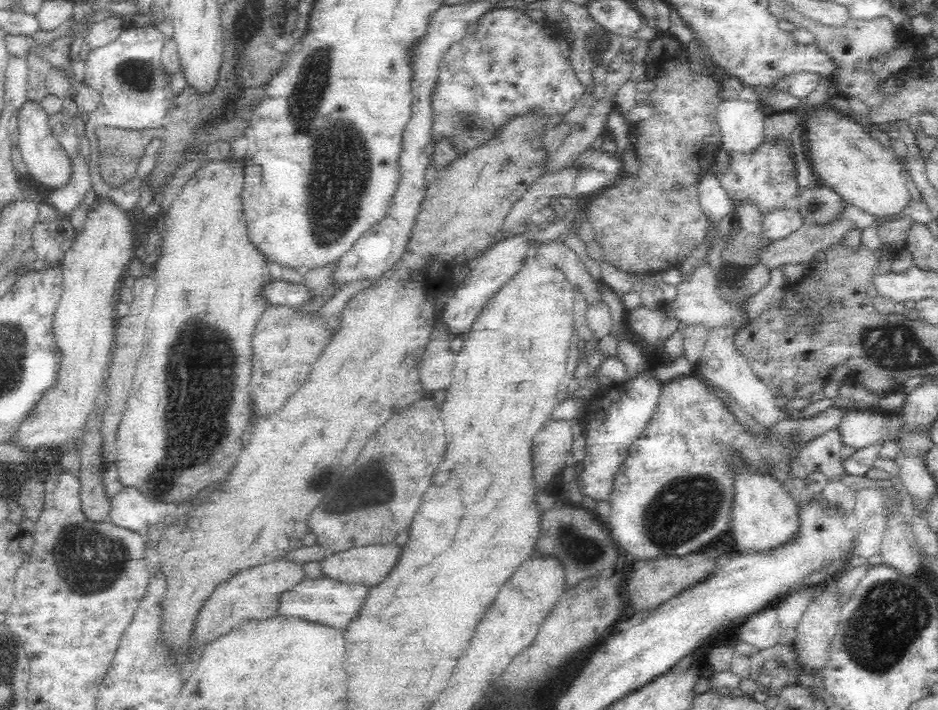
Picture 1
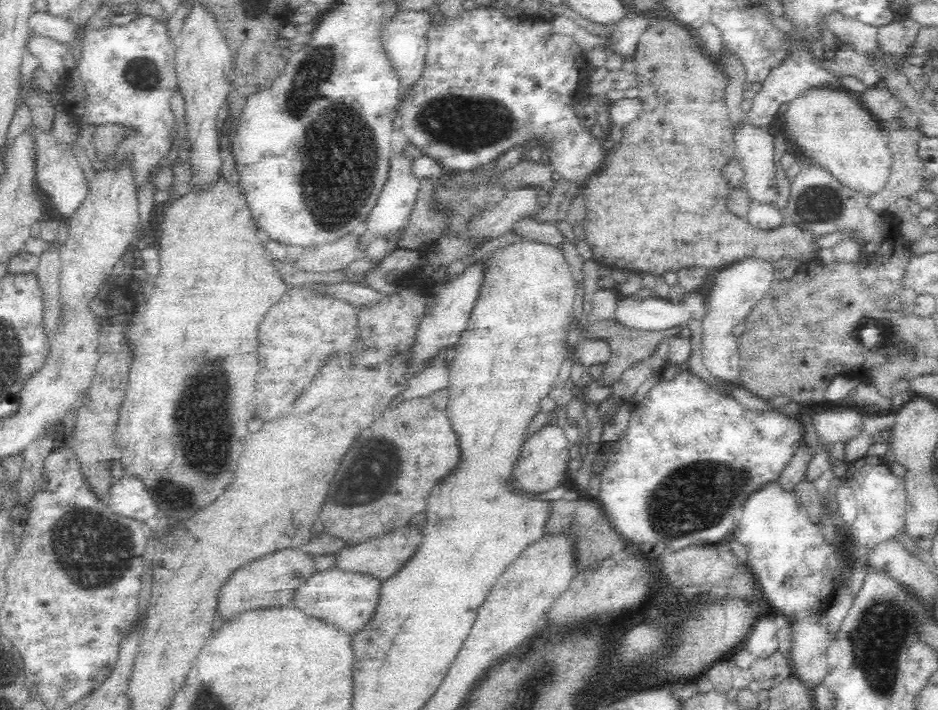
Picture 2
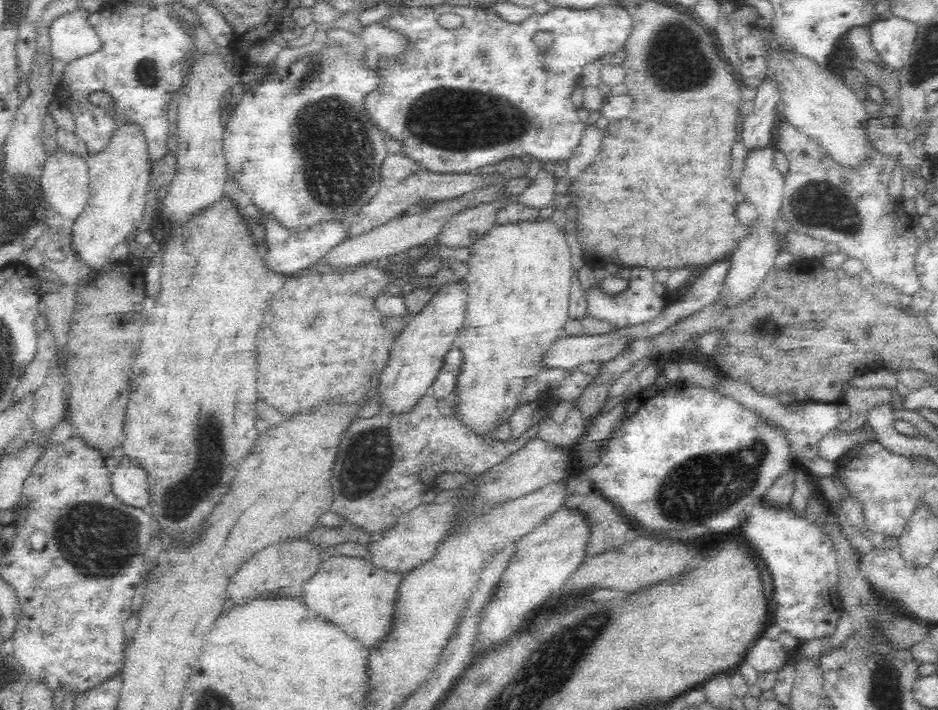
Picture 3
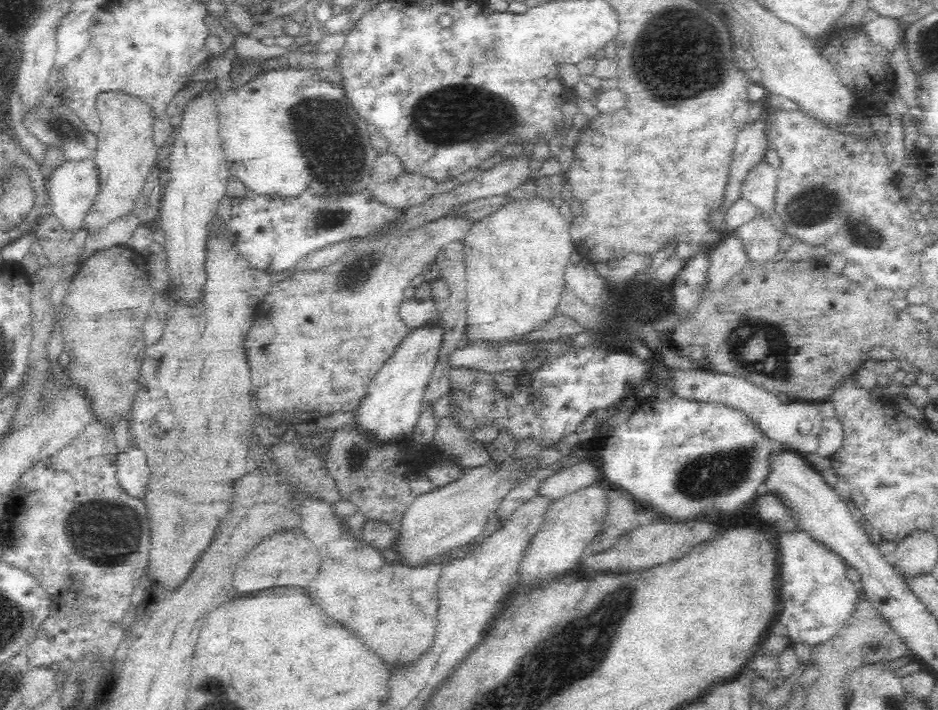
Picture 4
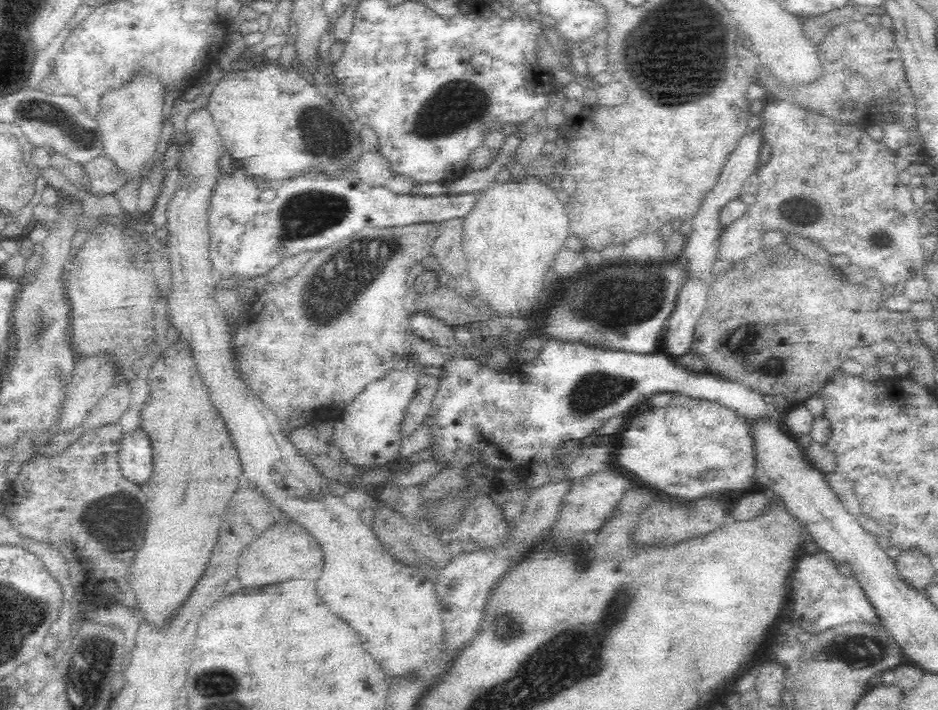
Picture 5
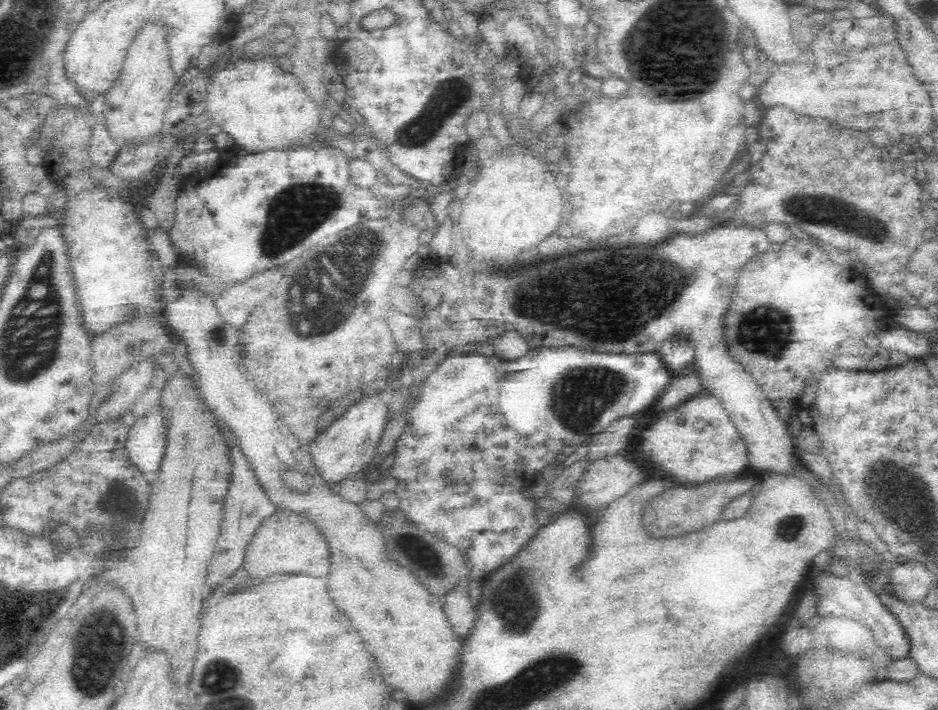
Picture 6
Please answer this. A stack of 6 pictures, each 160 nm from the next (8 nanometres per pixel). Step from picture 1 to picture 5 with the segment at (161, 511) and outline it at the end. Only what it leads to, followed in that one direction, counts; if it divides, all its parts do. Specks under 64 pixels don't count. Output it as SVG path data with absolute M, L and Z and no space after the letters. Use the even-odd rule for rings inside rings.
M138 425L132 432L124 433L122 448L118 452L122 474L134 482L144 482L152 474L152 442L144 430L144 426Z

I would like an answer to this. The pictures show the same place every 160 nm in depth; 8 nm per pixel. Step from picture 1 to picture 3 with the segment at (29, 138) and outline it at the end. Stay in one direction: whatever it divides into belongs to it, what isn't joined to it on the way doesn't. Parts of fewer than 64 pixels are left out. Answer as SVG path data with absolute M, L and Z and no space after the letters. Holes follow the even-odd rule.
M60 152L48 155L44 172L41 175L42 199L58 213L65 223L74 222L82 216L90 198L90 168L85 157L74 156L70 153Z

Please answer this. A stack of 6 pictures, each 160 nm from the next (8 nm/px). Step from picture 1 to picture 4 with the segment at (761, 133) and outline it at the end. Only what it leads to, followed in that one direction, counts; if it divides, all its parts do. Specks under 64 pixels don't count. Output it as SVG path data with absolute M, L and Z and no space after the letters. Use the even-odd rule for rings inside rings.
M762 161L746 176L746 182L742 184L741 199L748 200L755 208L773 211L775 180L775 170ZM768 214L749 220L739 226L736 232L744 239L750 263L763 262L773 258L779 252L779 240L782 237L777 227L771 222Z

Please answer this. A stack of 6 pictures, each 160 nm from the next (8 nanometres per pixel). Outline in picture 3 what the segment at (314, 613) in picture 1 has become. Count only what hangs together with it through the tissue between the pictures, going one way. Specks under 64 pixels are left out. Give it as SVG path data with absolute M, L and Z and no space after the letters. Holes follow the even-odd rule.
M332 554L332 556L326 556L326 558L321 559L318 574L312 576L302 587L299 594L302 594L302 598L306 600L308 608L318 612L326 620L342 626L344 632L360 636L358 640L364 640L366 642L364 646L376 648L392 632L392 624L394 624L394 620L397 620L396 612L400 610L401 584L408 579L410 573L411 571L400 572L382 568L381 565L374 564L370 556L354 557L342 554L334 556Z

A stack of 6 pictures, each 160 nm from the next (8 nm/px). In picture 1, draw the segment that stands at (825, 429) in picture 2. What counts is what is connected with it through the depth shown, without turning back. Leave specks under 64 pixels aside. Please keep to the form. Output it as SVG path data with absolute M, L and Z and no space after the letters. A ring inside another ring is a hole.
M851 408L838 416L838 424L834 424L834 430L838 431L838 439L843 445L861 449L876 442L880 436L889 436L887 440L892 440L899 426L898 418L886 423L886 419L880 414Z

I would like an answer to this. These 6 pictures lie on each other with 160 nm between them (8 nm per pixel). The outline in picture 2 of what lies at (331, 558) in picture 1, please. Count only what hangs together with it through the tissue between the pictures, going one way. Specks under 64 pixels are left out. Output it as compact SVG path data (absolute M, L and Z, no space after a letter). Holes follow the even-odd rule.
M406 522L400 528L394 528L384 532L382 536L367 539L361 543L348 544L346 548L339 550L336 565L340 568L357 569L358 572L368 572L380 579L389 579L394 576L414 555L425 541L425 530L418 524Z

